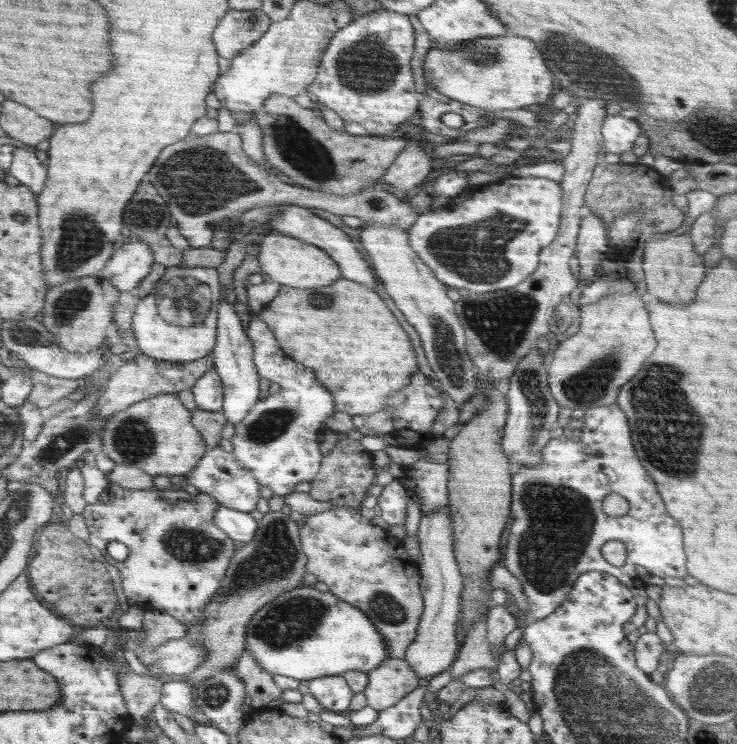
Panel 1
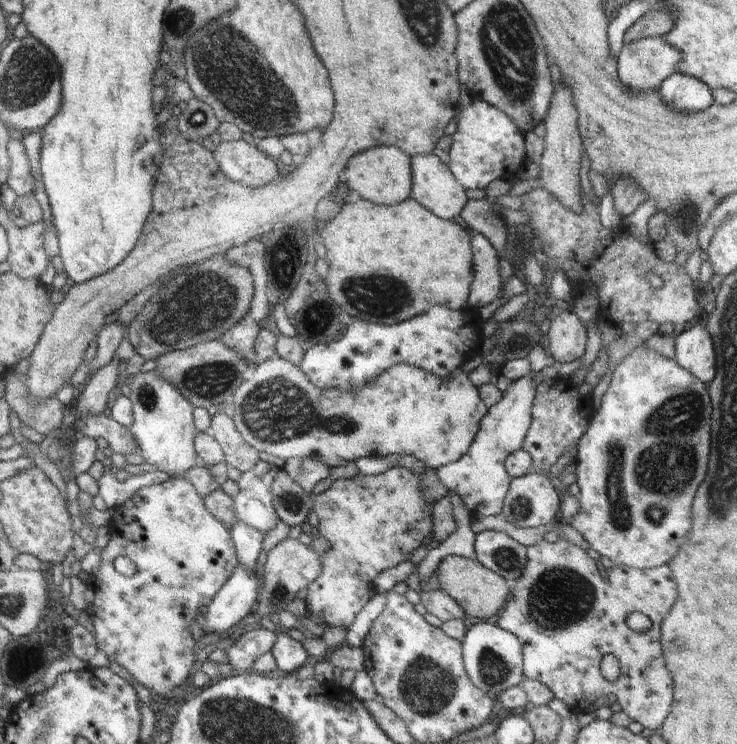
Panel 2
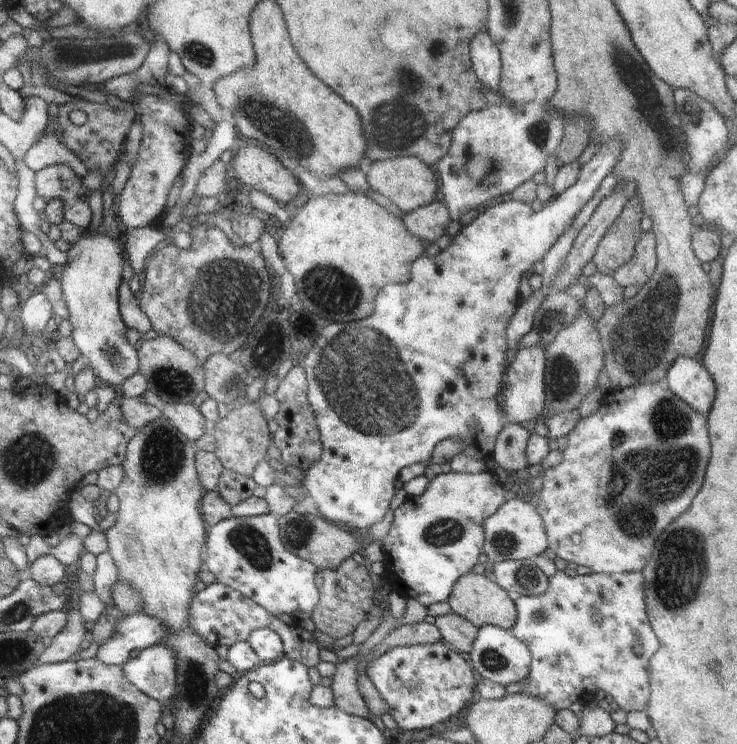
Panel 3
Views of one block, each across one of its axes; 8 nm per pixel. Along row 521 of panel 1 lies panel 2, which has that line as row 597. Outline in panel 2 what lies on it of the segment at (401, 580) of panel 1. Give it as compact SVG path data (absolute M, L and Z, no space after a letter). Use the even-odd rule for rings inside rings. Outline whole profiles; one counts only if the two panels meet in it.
M396 466L378 475L358 473L350 479L332 482L324 492L314 496L314 510L319 518L318 534L331 544L329 551L318 555L322 572L308 586L304 599L309 614L320 616L327 627L348 629L358 612L370 602L369 592L375 591L376 578L388 568L398 566L429 538L433 531L432 502L428 501L420 487L421 476L407 468Z

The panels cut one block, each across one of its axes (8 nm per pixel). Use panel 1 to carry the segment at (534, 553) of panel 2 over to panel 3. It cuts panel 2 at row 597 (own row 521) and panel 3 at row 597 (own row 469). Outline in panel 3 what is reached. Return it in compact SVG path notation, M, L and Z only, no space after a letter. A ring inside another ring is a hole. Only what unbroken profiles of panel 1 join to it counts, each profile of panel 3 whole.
M557 570L553 576L549 577L546 590L538 596L520 596L518 600L514 601L517 610L517 620L512 628L512 634L521 640L528 650L531 652L531 667L527 678L524 680L521 693L528 694L528 696L536 696L540 700L544 700L544 704L552 706L556 710L569 709L571 703L579 700L583 705L587 702L592 702L596 697L610 694L614 700L614 707L624 710L624 712L631 712L636 710L644 710L646 708L646 700L648 700L648 660L650 656L658 650L658 640L648 624L646 612L644 612L644 594L642 594L642 574L640 572L632 572L632 574L606 574L606 573L591 573L587 575L572 576L570 570ZM600 602L600 606L598 606ZM608 602L608 606L606 606ZM616 604L616 606L610 606ZM640 644L642 652L634 652L634 646ZM592 652L592 656L590 656ZM612 676L612 678L610 678Z

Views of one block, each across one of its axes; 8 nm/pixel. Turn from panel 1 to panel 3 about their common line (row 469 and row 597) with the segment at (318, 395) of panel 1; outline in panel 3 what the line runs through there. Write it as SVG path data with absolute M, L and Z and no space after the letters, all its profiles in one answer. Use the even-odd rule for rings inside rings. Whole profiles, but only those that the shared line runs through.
M272 513L250 516L250 518L230 516L213 524L208 530L204 551L201 570L209 570L214 574L216 582L241 592L246 598L254 600L266 612L270 612L272 616L284 614L284 616L293 617L298 612L311 615L316 610L318 588L314 583L314 576L318 569L311 562L302 560L293 552L288 552L279 535L277 517Z

